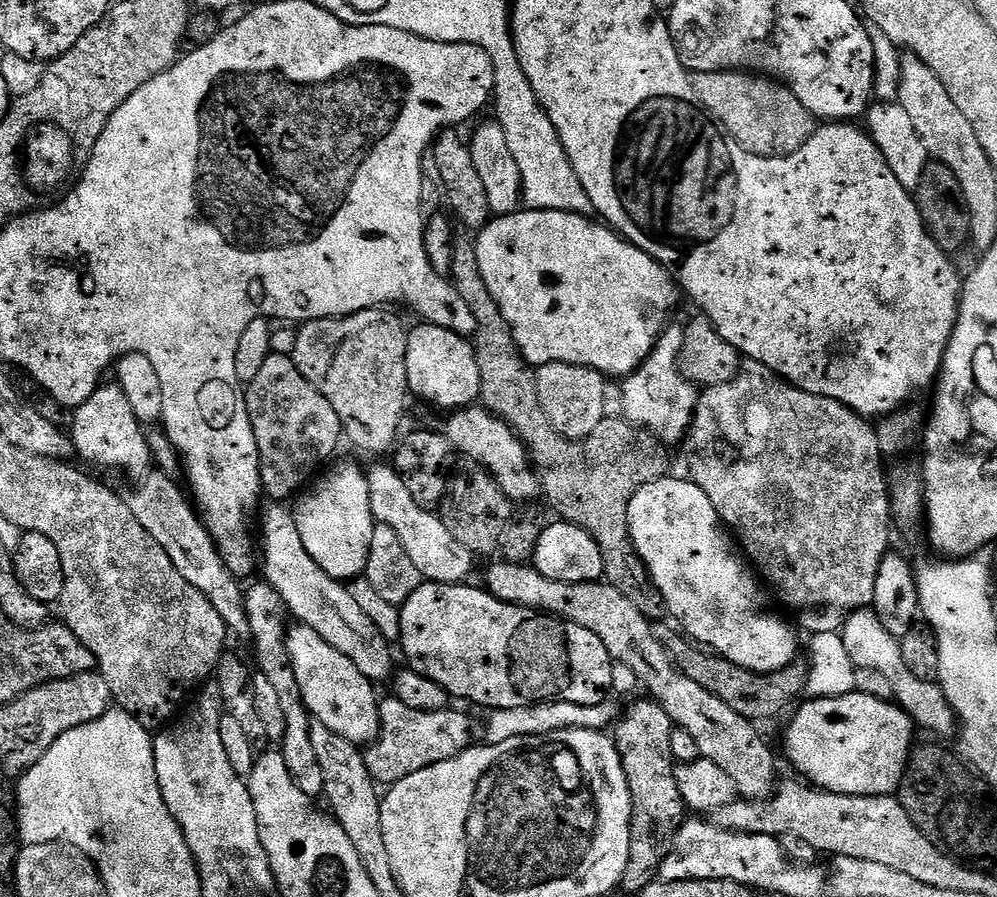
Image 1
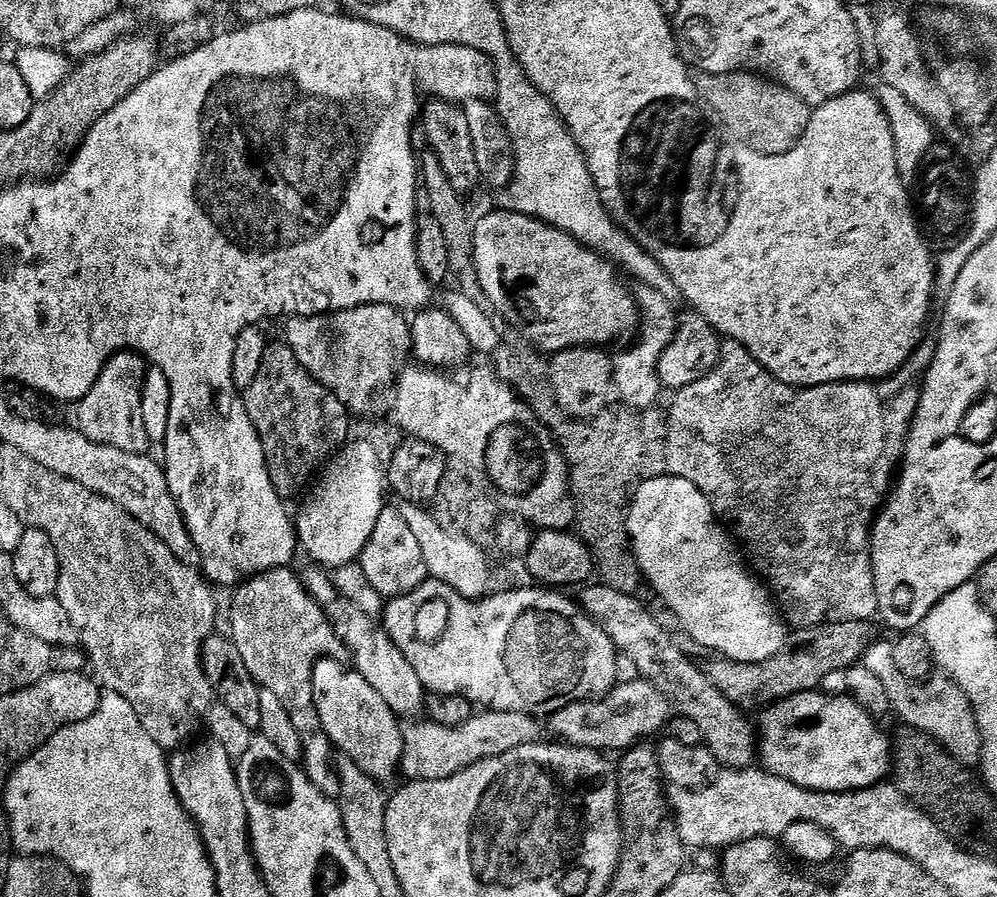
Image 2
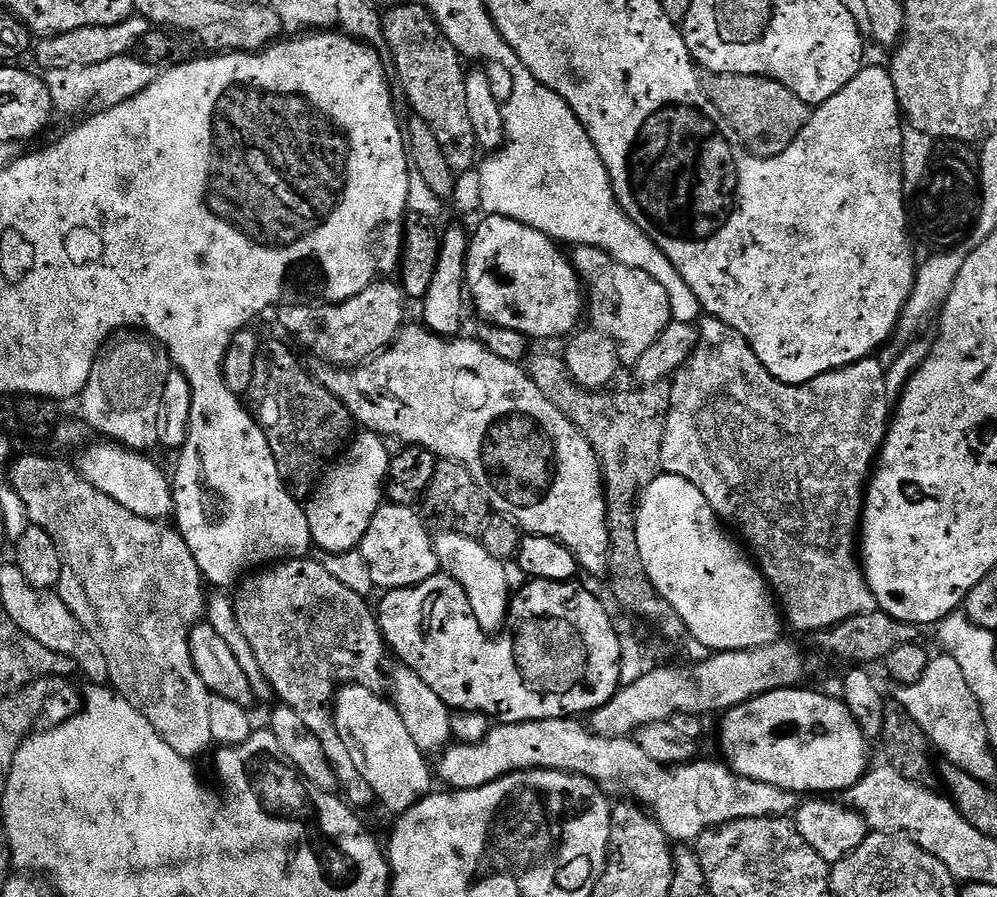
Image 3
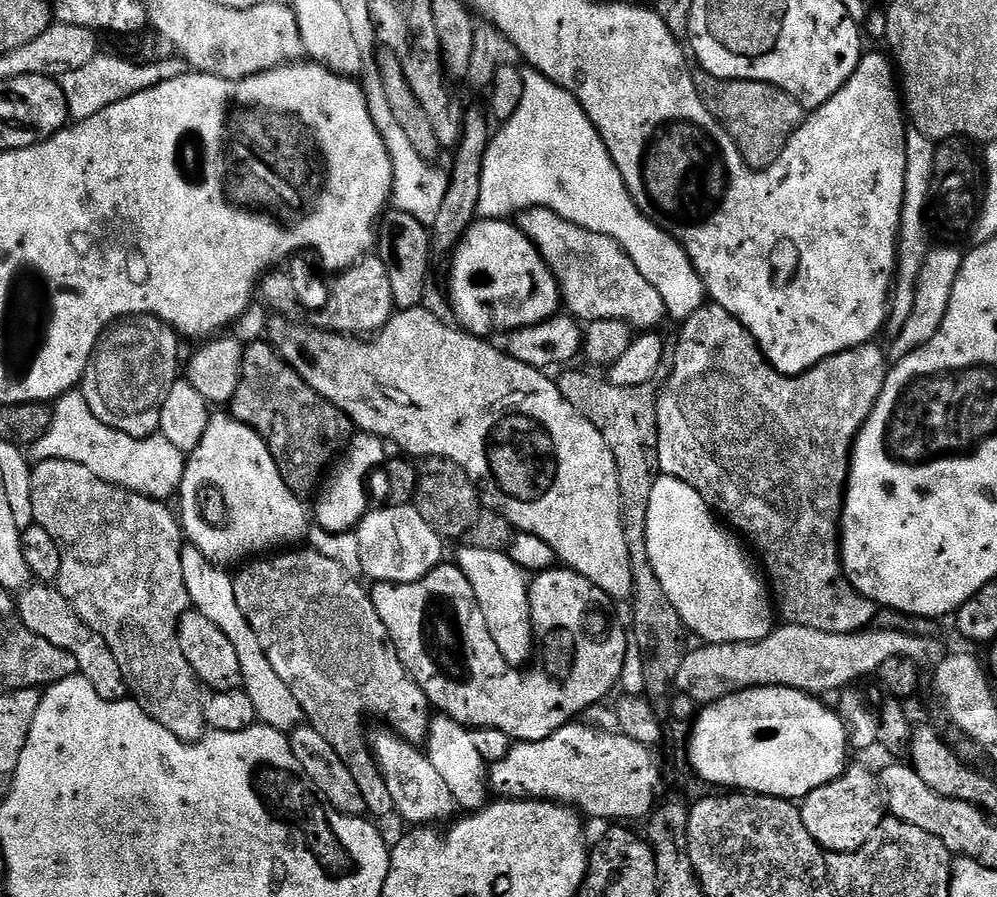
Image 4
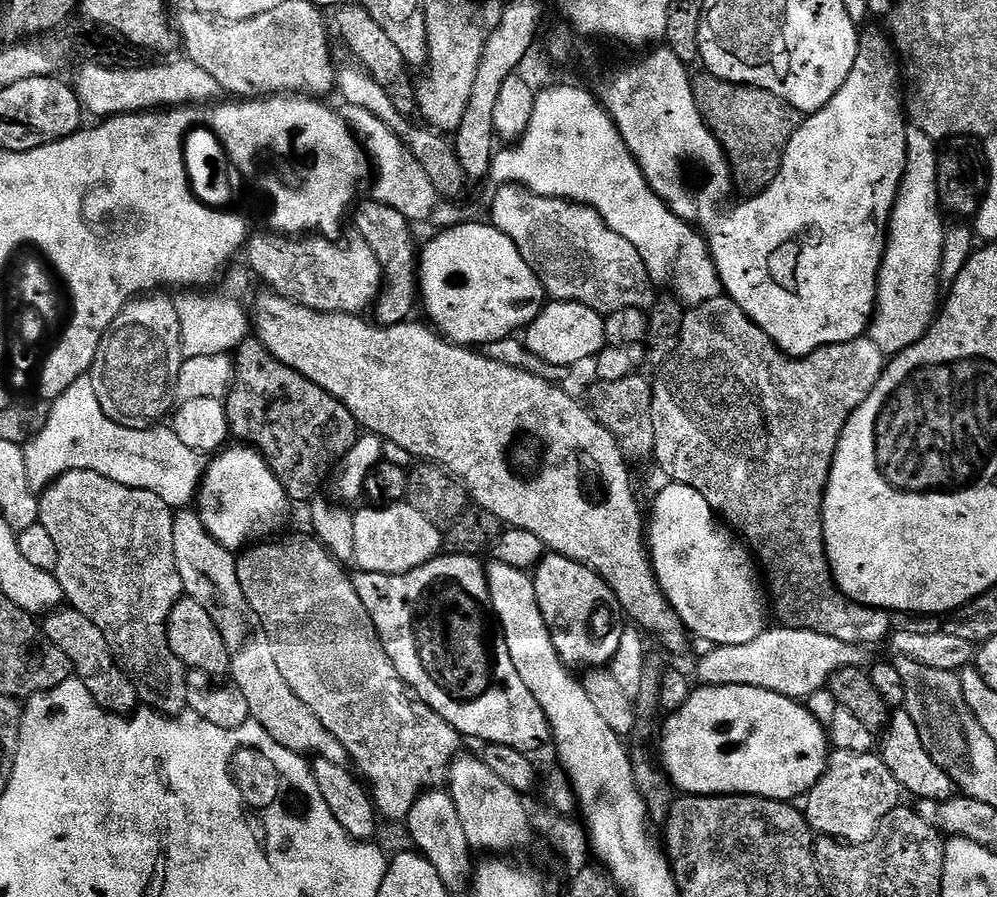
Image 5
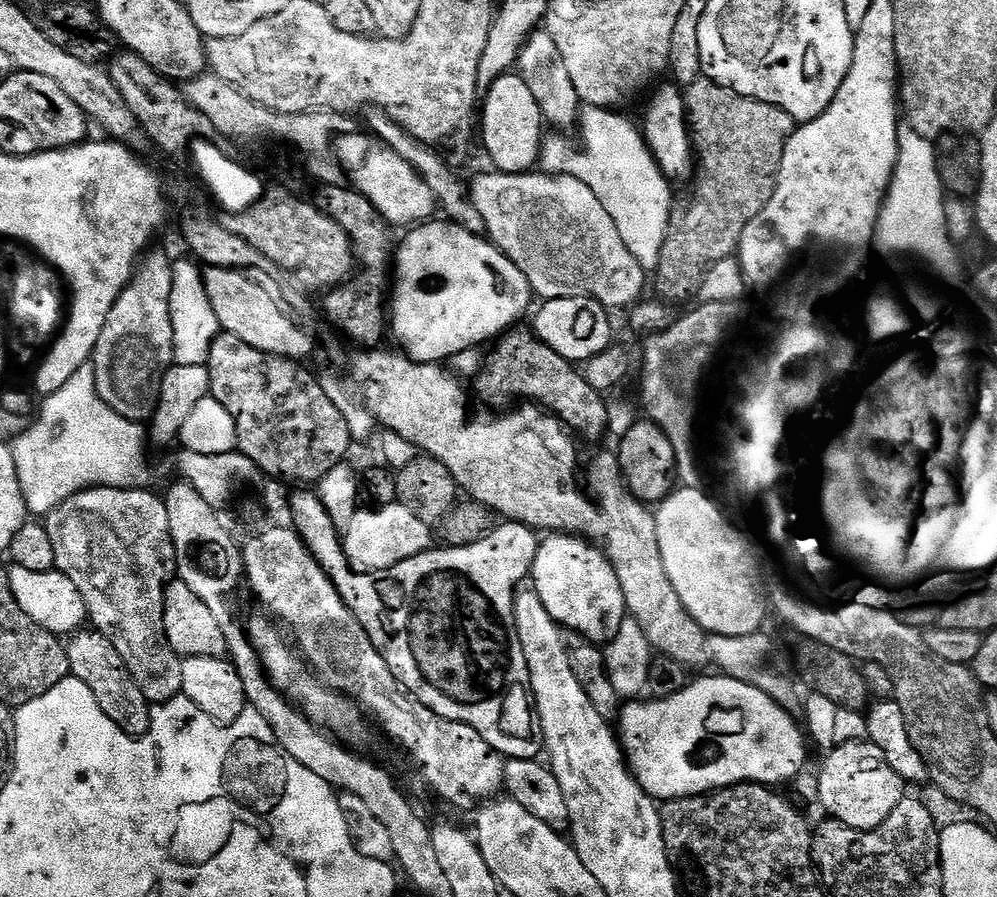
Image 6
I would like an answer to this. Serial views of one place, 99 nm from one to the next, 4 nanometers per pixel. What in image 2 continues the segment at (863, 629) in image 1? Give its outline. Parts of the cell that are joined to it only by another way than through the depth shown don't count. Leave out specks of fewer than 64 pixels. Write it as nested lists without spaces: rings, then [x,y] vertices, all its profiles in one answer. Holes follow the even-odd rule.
[[[873,642],[865,651],[862,663],[866,670],[874,673],[882,686],[886,686],[886,694],[890,694],[892,712],[904,719],[903,723],[910,728],[917,728],[936,740],[951,756],[965,766],[976,766],[980,763],[980,731],[972,704],[966,694],[953,680],[947,678],[929,679],[927,682],[917,682],[906,678],[902,670],[898,670],[898,662],[894,662],[892,644]]]

